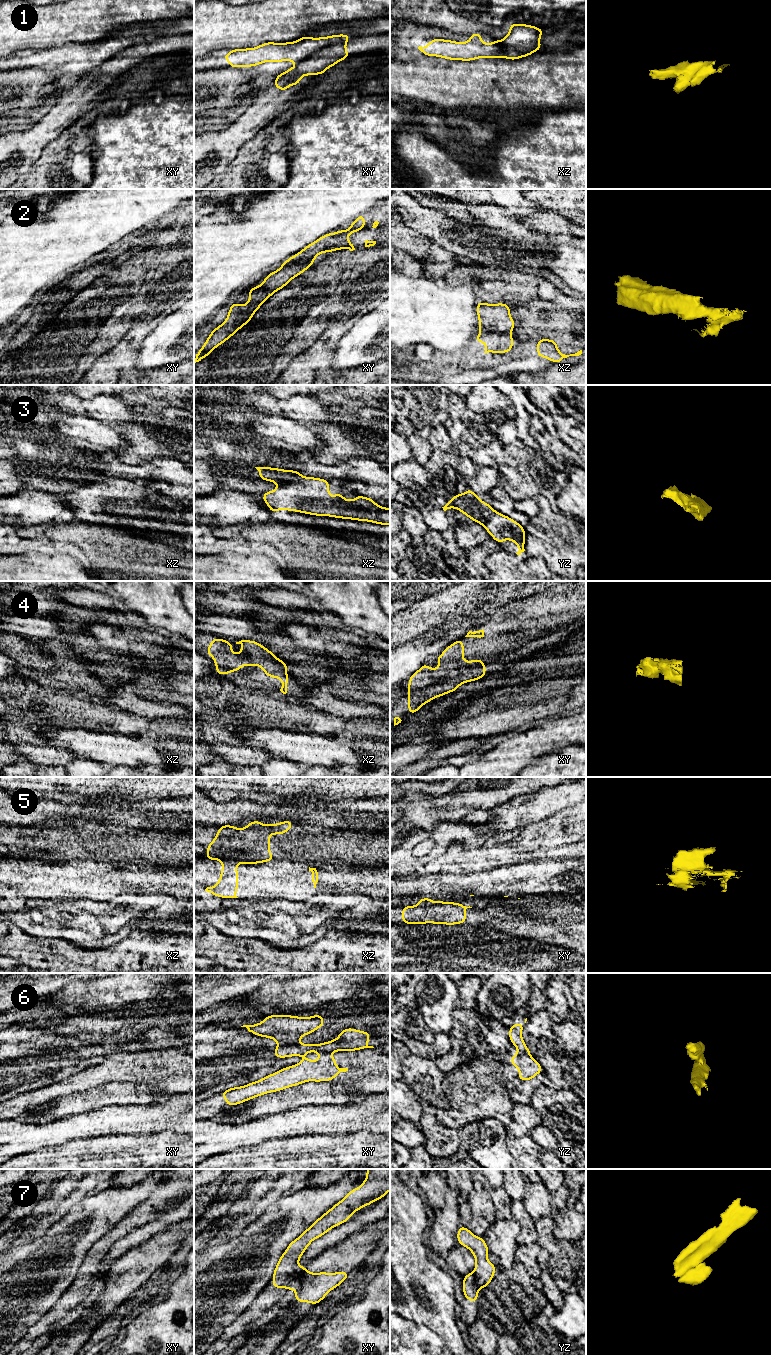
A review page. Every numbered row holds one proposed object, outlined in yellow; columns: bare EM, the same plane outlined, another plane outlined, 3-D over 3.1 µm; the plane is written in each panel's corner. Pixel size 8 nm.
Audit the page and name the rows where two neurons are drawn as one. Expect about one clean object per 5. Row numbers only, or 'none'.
1, 2, 3, 5, 6, 7

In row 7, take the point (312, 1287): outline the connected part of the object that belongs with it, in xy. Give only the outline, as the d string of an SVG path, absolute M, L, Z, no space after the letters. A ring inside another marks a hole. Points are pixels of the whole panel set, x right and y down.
M305 1269L298 1281L298 1289L295 1294L296 1302L308 1302L318 1304L334 1288L338 1287L349 1276L346 1271L335 1273L312 1273Z

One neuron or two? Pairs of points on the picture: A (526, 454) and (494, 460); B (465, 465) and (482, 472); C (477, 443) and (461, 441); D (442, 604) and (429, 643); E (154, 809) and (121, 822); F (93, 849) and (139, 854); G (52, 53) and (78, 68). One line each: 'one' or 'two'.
A: two
B: two
C: one
D: two
E: one
F: one
G: one

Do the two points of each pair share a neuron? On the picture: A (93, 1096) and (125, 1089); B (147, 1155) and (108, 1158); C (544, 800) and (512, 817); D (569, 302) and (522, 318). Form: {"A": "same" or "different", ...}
{"A": "same", "B": "same", "C": "same", "D": "same"}

